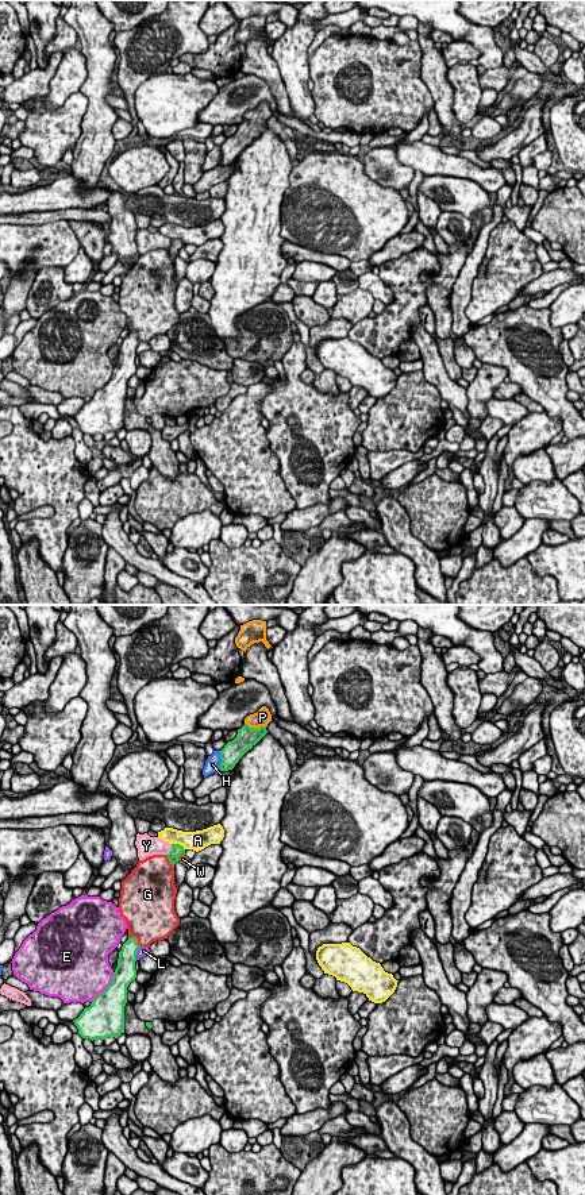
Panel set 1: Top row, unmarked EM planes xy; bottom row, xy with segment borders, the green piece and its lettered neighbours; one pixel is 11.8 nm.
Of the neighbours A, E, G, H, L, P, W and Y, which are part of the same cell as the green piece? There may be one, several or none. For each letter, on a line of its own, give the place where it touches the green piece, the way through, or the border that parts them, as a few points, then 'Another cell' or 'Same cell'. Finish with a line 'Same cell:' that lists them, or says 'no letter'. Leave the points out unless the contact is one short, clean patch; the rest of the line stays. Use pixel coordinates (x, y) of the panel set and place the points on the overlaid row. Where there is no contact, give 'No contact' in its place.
A: Touches green at xy (179, 844). Another cell
E: Touches green at xy (107, 987). Another cell
G: Touches green at xy (137, 939). Another cell
H: Touches green at xy (222, 760). Another cell
L: Touches green at xy (137, 951). Another cell
P: Touches green at xy (256, 728). Path across: xy (246, 737), (256, 728), (262, 717). Same cell
W: Touches green at xy (179, 856). Boundary: xy (184, 851), (177, 860). Another cell
Y: Touches green at xy (172, 850). Another cell
Same cell: P

